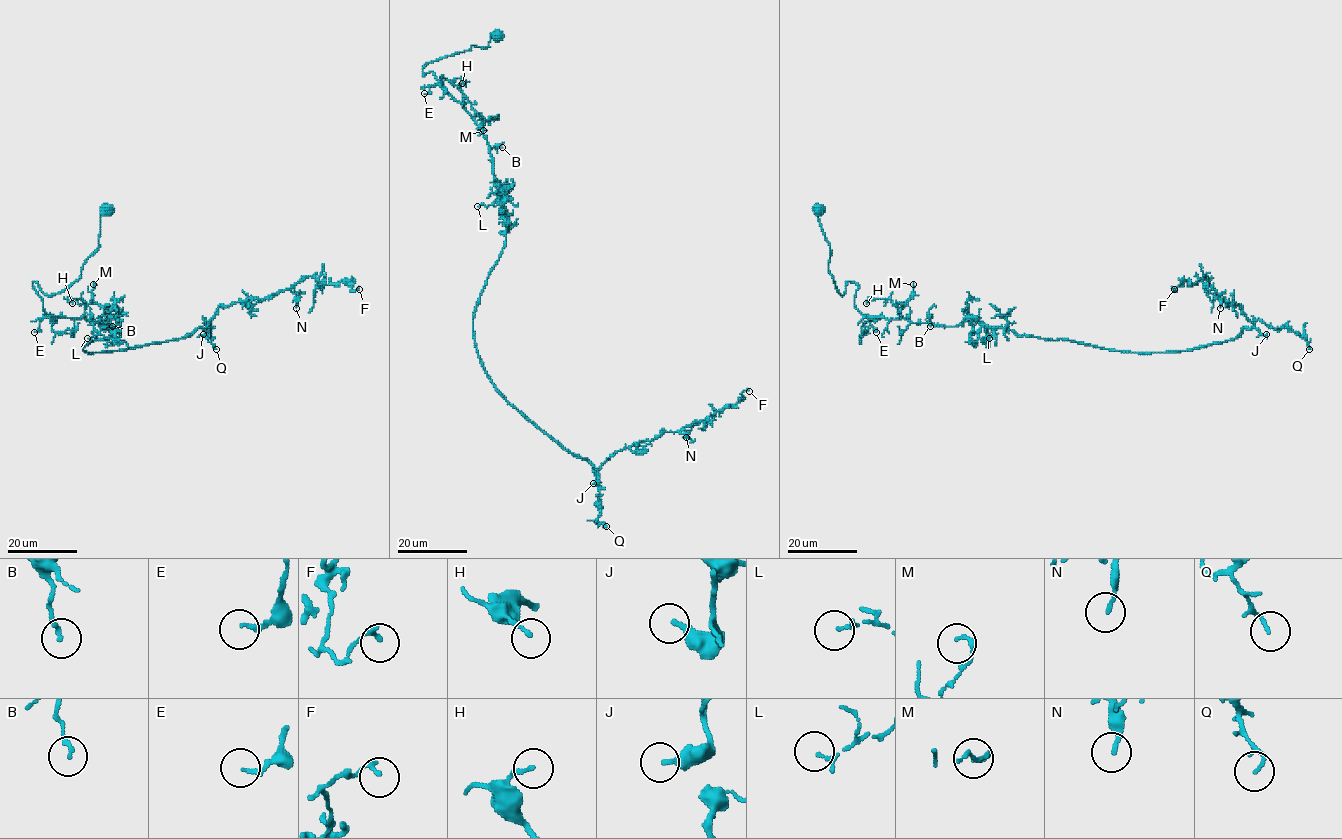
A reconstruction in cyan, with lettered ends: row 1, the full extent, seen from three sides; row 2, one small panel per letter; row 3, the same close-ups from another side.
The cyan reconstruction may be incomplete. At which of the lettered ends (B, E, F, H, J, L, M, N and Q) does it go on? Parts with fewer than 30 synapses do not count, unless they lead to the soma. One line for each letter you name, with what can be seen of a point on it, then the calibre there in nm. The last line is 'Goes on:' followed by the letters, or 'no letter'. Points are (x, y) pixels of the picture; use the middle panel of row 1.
Goes on: no letter

